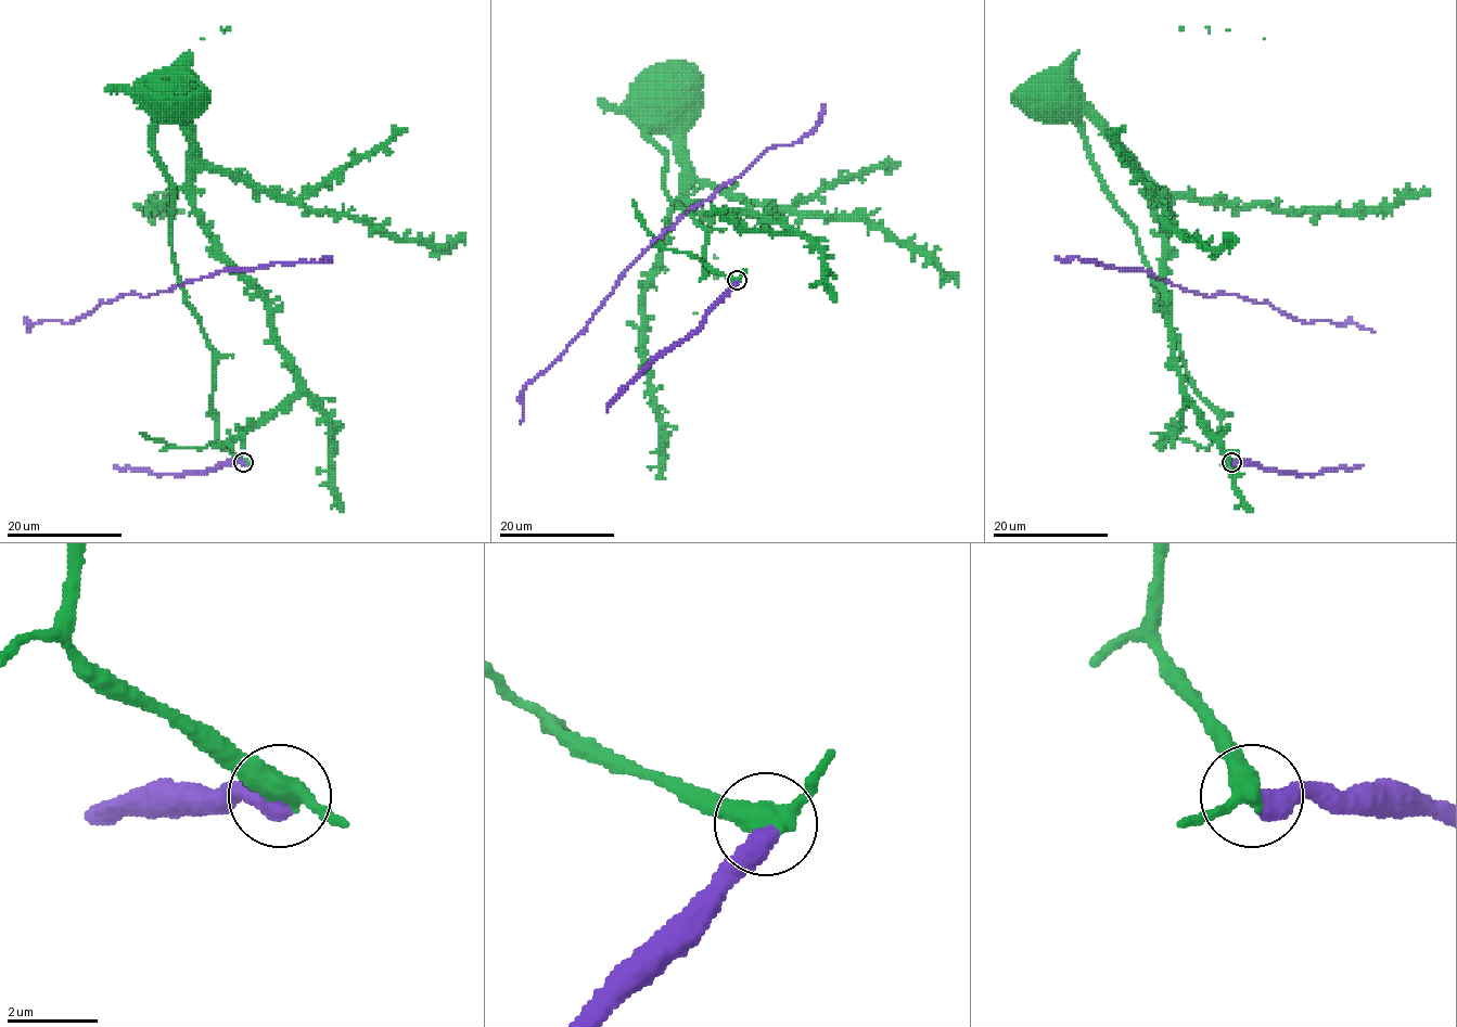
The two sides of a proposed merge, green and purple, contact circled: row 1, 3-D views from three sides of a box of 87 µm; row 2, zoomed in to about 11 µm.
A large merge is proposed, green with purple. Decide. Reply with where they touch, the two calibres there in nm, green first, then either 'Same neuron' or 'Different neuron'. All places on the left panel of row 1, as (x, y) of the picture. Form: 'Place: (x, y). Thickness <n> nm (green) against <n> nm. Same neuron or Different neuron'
Place: (243, 462). Thickness 460 nm (green) against 500 nm. Different neuron

